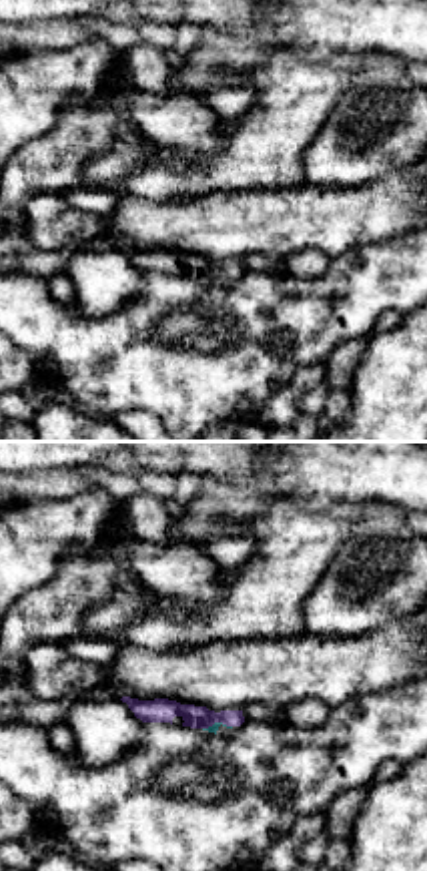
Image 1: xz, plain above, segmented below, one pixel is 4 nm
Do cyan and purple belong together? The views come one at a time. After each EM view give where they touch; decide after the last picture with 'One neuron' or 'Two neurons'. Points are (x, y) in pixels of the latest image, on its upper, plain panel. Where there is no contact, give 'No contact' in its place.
Touches cyan at (217, 273)

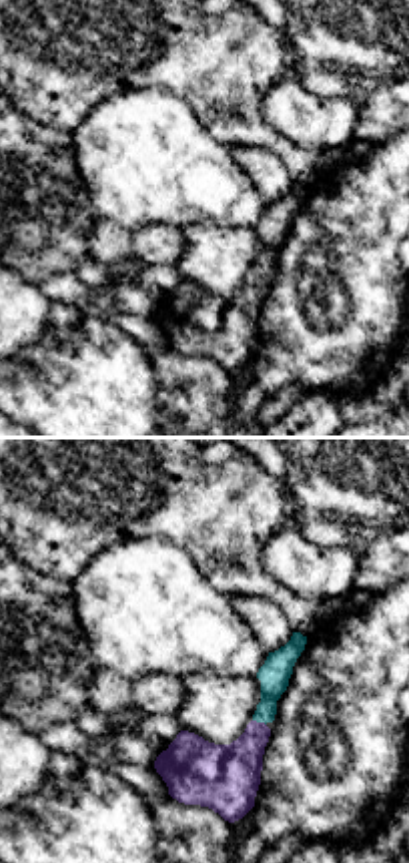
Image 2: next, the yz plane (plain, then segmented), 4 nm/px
Touches cyan at (259, 271)

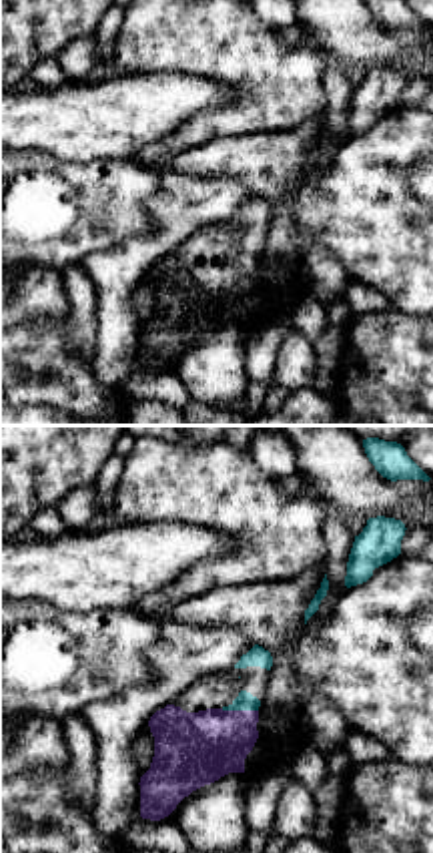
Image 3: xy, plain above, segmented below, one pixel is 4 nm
Touches cyan at (239, 259)

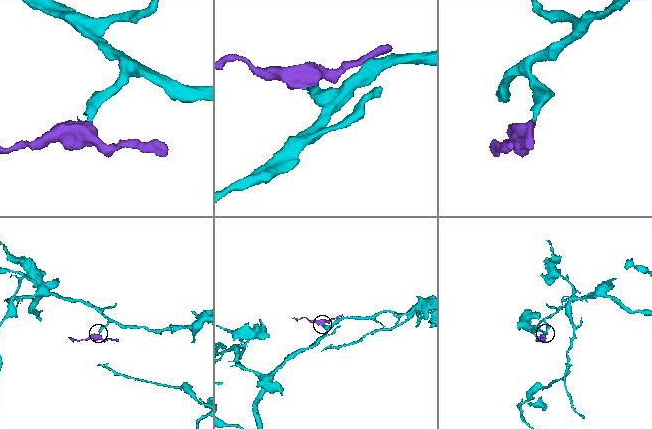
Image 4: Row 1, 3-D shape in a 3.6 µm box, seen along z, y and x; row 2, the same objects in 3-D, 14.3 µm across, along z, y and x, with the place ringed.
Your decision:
One neuron

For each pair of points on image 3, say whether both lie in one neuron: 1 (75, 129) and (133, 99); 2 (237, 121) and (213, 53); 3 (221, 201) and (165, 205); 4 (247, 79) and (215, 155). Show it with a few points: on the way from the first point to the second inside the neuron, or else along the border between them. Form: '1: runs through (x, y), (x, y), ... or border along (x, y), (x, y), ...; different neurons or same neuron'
1: runs through (89, 121), (113, 119), (119, 113); same neuron
2: runs through (255, 103), (255, 89), (231, 65); same neuron
3: runs through (207, 201), (179, 205); same neuron
4: border along (269, 131), (215, 137), (179, 155); different neurons

